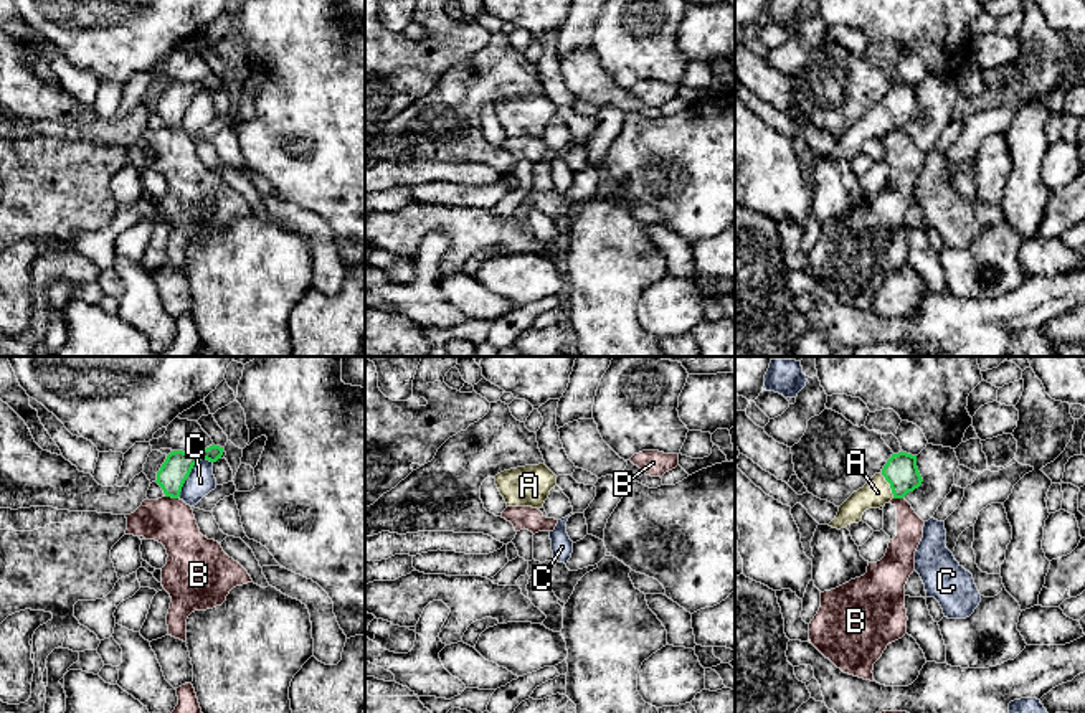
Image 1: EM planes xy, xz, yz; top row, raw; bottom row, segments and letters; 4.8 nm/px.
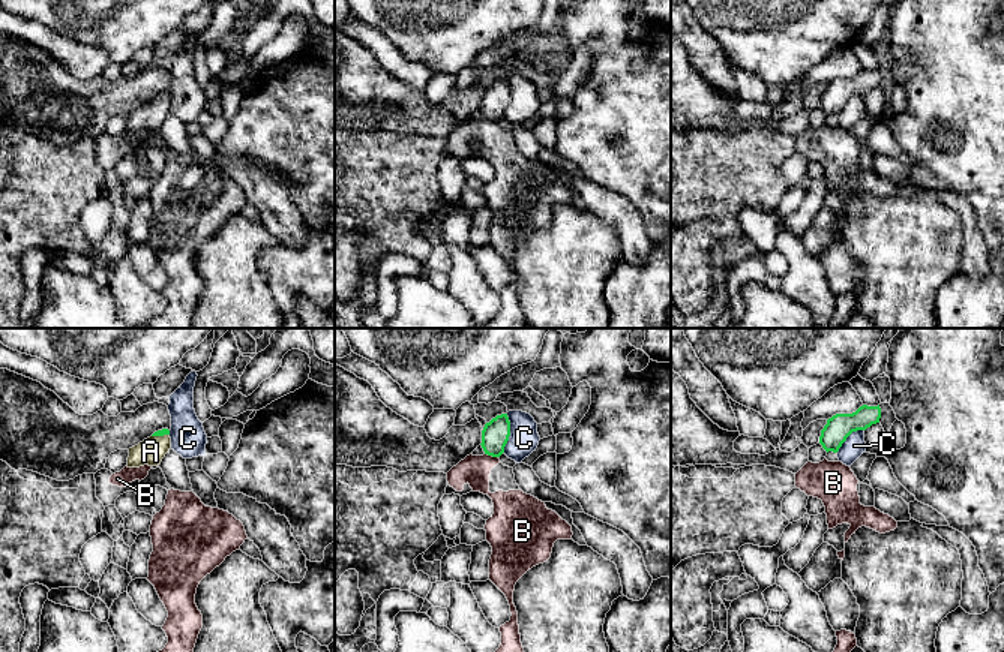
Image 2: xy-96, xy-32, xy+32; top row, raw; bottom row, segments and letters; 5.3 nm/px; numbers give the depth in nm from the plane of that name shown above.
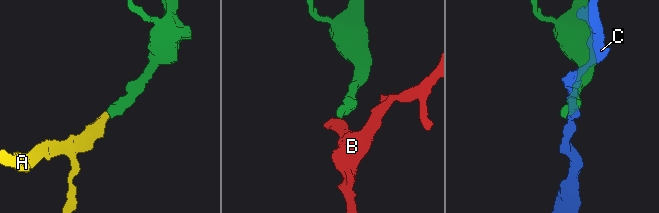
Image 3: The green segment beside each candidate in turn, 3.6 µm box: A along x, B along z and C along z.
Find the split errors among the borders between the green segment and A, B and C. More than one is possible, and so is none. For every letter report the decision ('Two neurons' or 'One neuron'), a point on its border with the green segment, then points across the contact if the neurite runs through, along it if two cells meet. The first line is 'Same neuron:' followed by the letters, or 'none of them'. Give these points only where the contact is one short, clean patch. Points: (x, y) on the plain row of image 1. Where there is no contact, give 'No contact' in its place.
Same neuron: A
A: One neuron. Touches green at yz (890, 116). Path across: yz (900, 101), (890, 116), (877, 122)
B: Two neurons. Touches green at xy (172, 127). Boundary: xy (165, 126), (177, 129)
C: Two neurons. Touches green at xy (190, 101). Boundary: xy (212, 91), (200, 89), (194, 96), (177, 127)

